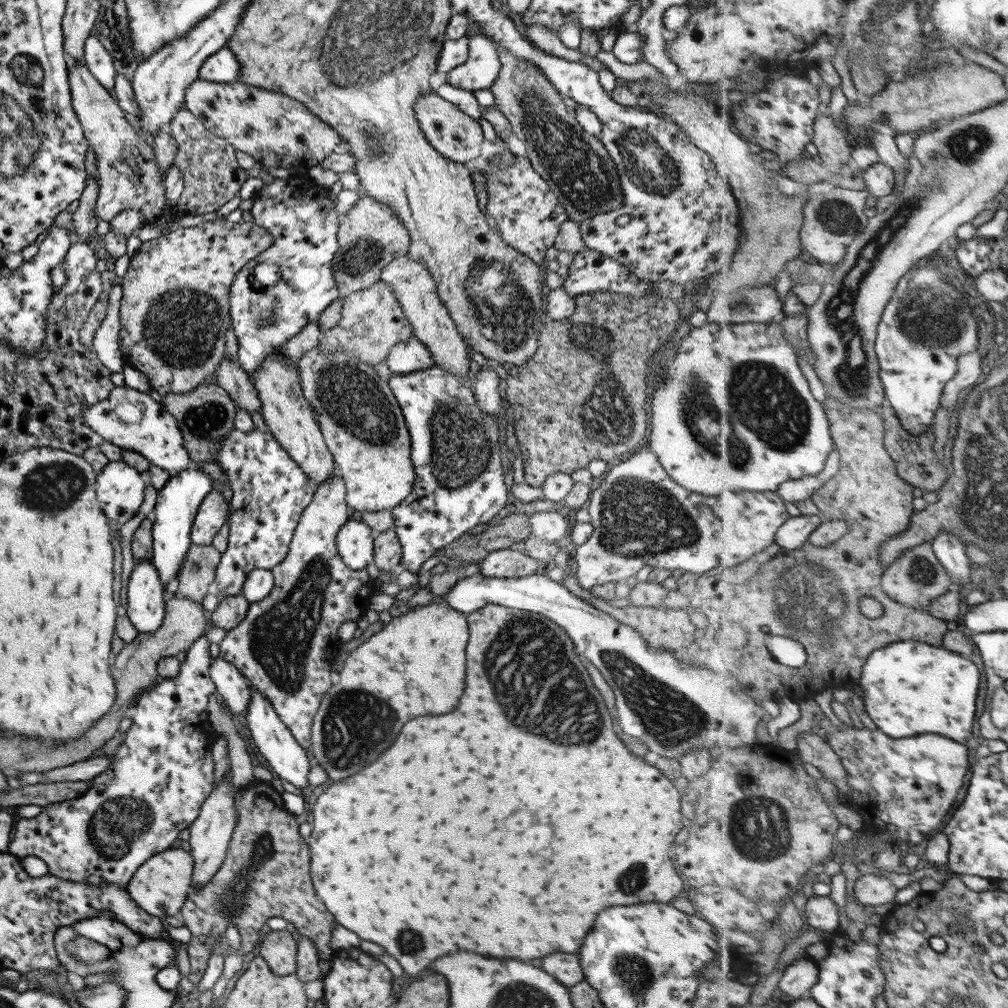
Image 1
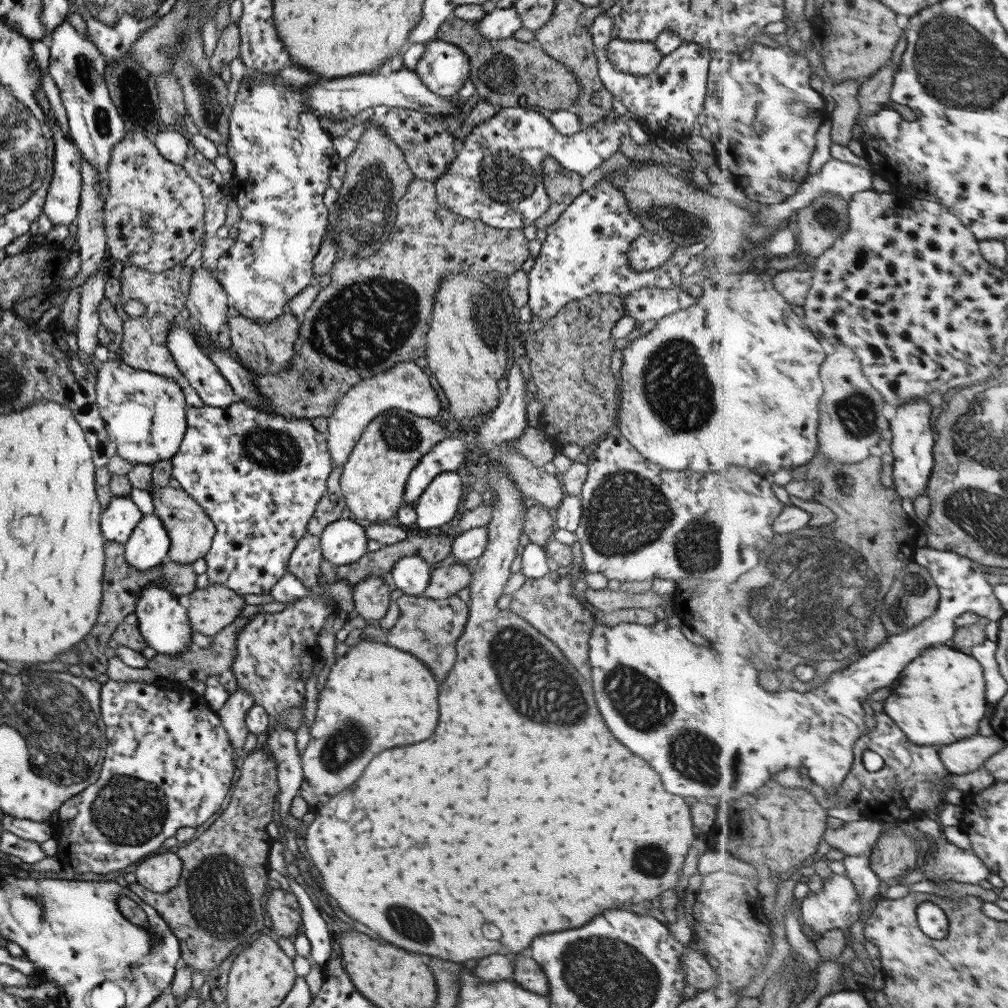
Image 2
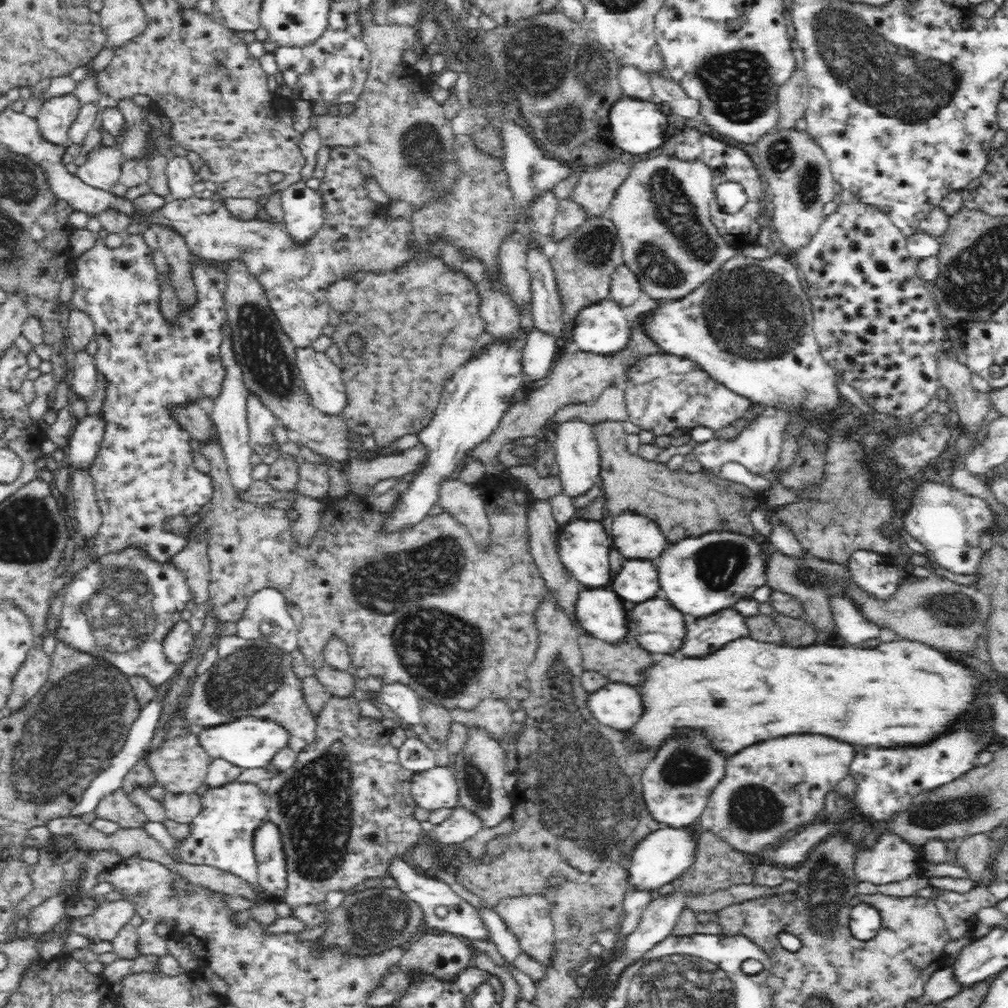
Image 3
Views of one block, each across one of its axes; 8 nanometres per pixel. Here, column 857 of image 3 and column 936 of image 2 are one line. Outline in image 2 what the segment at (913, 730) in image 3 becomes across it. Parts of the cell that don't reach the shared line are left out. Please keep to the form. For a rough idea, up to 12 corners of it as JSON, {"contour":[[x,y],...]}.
{"contour":[[954,648],[908,664],[886,710],[920,747],[980,732],[984,666]]}

